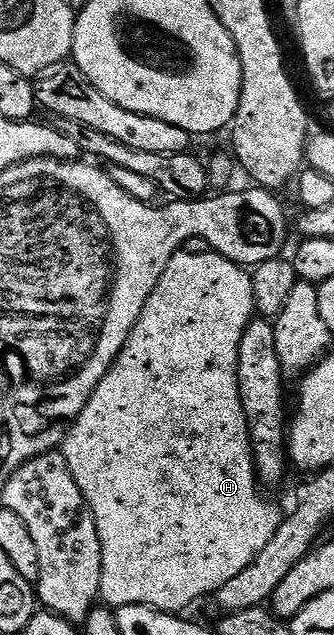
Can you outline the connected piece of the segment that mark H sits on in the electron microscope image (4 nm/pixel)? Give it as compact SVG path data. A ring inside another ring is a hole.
M179 250L172 256L168 268L164 268L164 276L160 276L160 284L148 296L148 304L136 320L136 328L128 336L124 348L112 368L100 380L100 384L92 392L88 404L67 429L61 443L60 453L68 460L68 468L72 472L72 480L76 480L76 488L84 496L92 516L96 520L96 532L102 545L102 593L101 601L107 607L117 608L136 604L150 606L153 610L161 610L164 614L181 615L193 602L201 600L205 594L217 595L228 580L233 580L248 568L264 552L268 540L276 536L284 517L268 499L262 495L258 470L254 467L254 449L250 443L250 425L244 416L244 404L238 391L238 357L240 356L240 340L244 336L244 328L256 317L254 297L252 296L252 280L250 274L241 266L237 266L224 255L211 252L204 256L192 256L191 253Z

